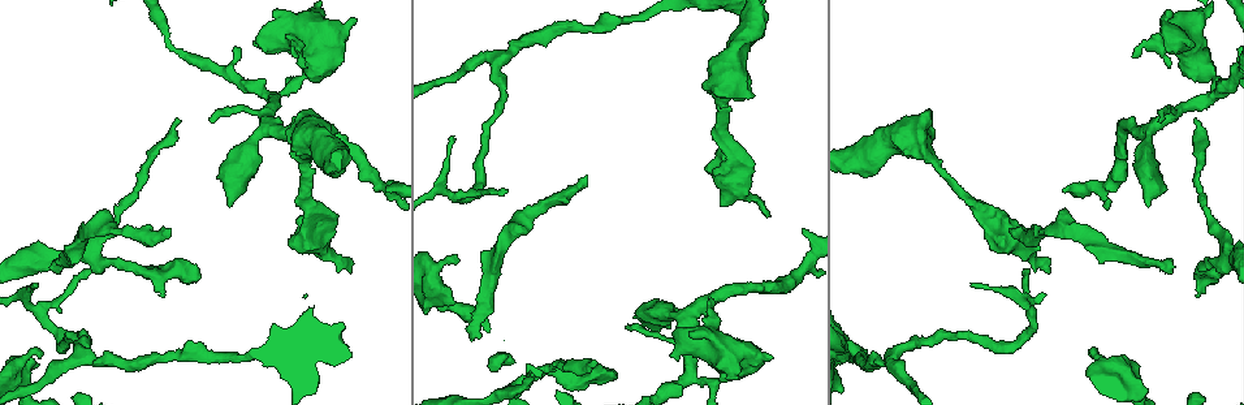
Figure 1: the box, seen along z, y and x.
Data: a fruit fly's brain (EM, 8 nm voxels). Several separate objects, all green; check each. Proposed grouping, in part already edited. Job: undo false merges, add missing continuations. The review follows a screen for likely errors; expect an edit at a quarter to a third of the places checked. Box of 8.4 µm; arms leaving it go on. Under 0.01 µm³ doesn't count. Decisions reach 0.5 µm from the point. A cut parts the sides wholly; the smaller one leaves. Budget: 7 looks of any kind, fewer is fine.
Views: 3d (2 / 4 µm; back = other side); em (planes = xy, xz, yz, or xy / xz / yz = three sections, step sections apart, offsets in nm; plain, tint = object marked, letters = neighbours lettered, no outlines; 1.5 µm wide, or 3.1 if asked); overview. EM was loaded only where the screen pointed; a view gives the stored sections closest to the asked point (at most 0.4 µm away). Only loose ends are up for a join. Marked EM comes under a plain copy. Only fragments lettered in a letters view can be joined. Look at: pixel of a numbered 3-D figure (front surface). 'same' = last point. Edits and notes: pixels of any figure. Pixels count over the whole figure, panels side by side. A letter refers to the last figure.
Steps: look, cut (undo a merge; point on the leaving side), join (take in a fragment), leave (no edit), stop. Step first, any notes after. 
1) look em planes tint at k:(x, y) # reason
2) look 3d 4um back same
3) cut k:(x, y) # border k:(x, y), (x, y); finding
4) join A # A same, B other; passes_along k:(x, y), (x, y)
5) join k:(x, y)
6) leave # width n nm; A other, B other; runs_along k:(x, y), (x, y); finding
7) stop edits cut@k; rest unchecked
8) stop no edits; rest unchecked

look 3d 4um at 1:(37, 284) # free end

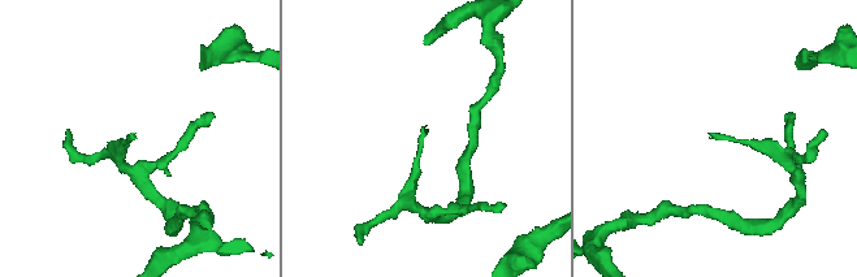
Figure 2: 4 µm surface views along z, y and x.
look em planes letters at 2:(134, 135) # shape alone is not enough

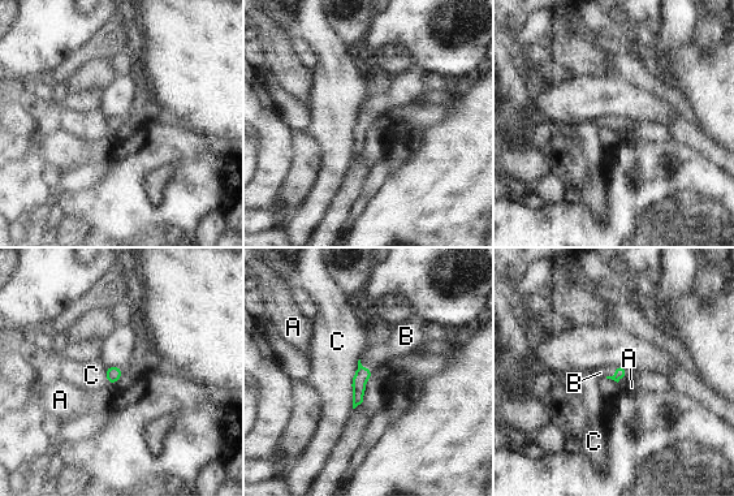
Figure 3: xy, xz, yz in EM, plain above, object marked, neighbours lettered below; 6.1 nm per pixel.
join B # longest_contact C 300 nm; A other, B same, C other; passes_along 3:(362, 374), (363, 366), (376, 356); the neuron continues

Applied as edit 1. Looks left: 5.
look overview # see it whole again

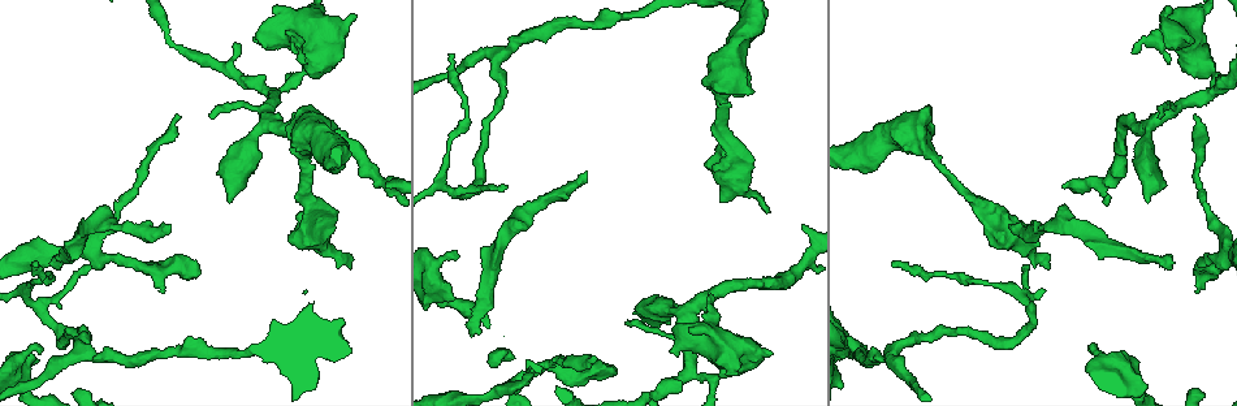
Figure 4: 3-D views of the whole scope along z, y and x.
look em planes letters at 4:(33, 265) # an open end

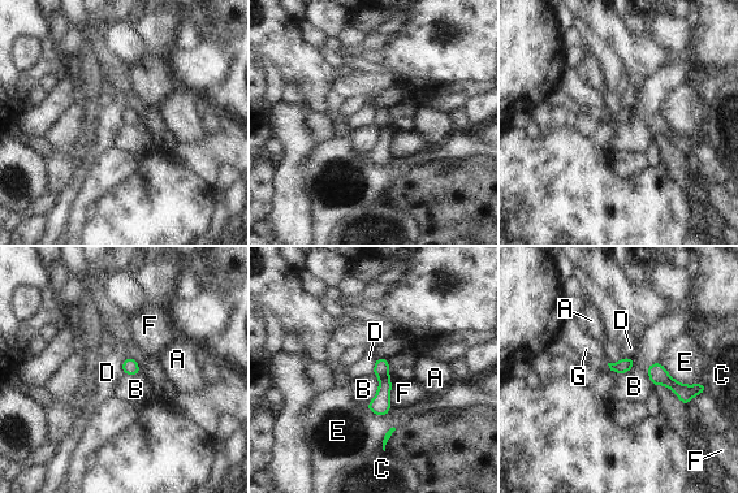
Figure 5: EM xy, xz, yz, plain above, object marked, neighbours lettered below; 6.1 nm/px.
leave # width 90 nm; A other, B other, C other, D other, E other, F other, G other; border 5:(372, 372), (378, 390), (366, 405); no lettered fragment goes on from it

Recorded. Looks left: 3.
look 3d 4um at 4:(457, 253) # free end

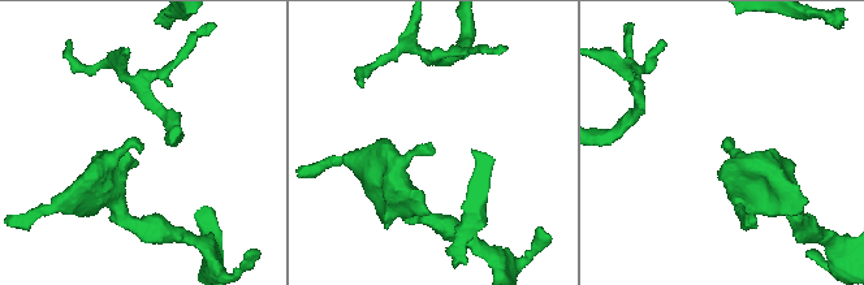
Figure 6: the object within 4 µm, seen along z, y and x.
look em xz step 4 letters at 6:(432, 148) # shape alone is not enough

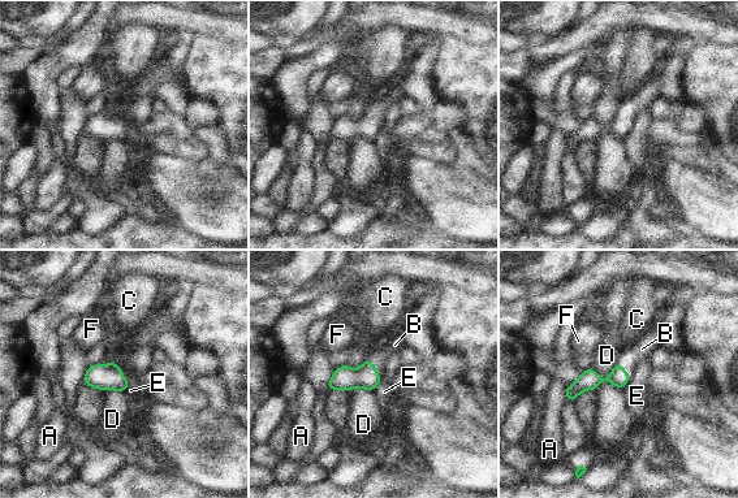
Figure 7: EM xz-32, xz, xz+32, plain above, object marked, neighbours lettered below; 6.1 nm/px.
join B # longest_contact D 240 nm; A other, B same, C other, D other, E other, F other; the neuron continues

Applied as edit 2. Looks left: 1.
stop edits join@3, join@7; rest unchecked

